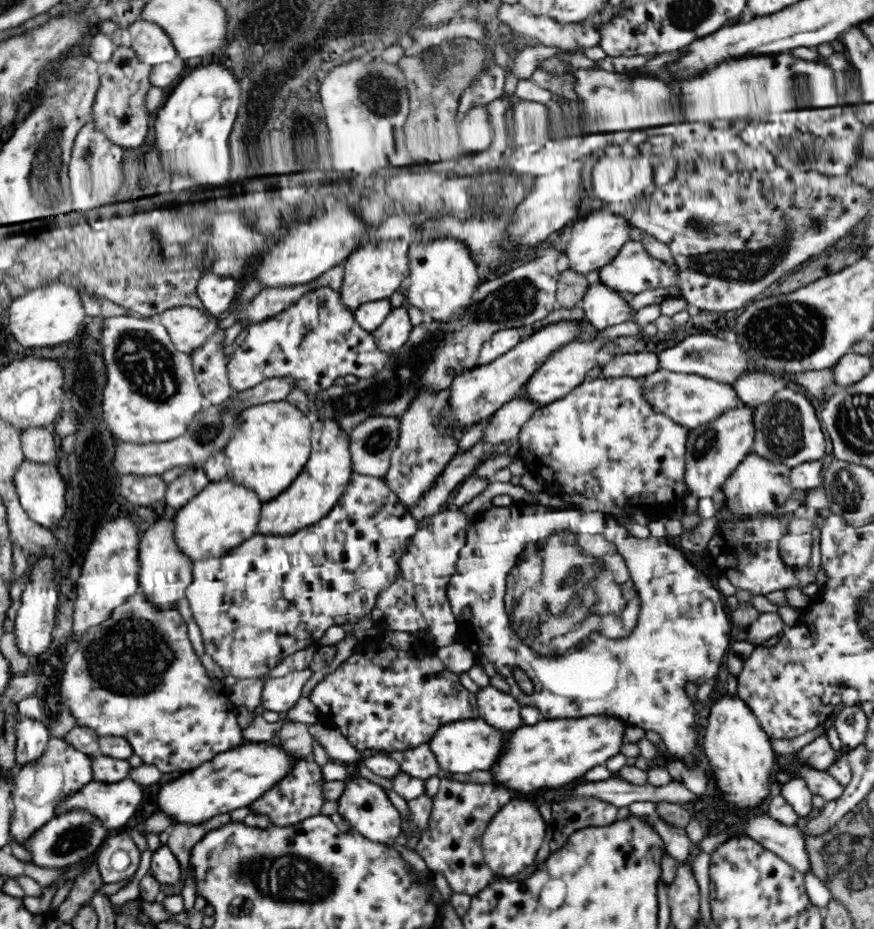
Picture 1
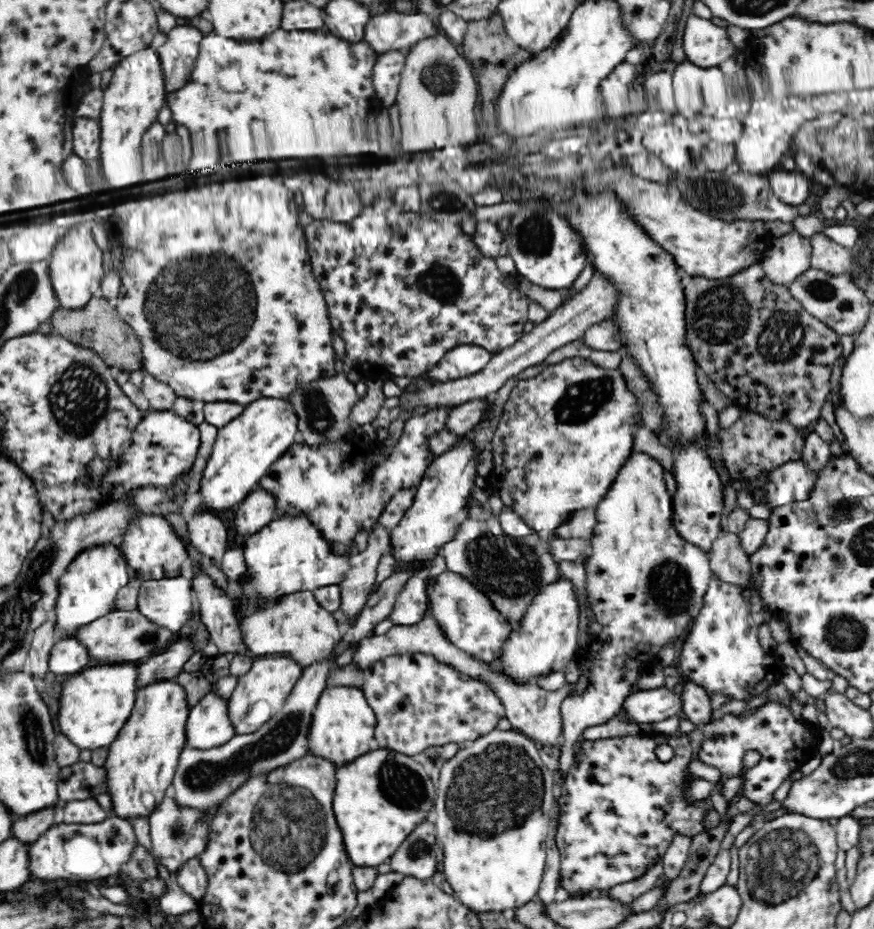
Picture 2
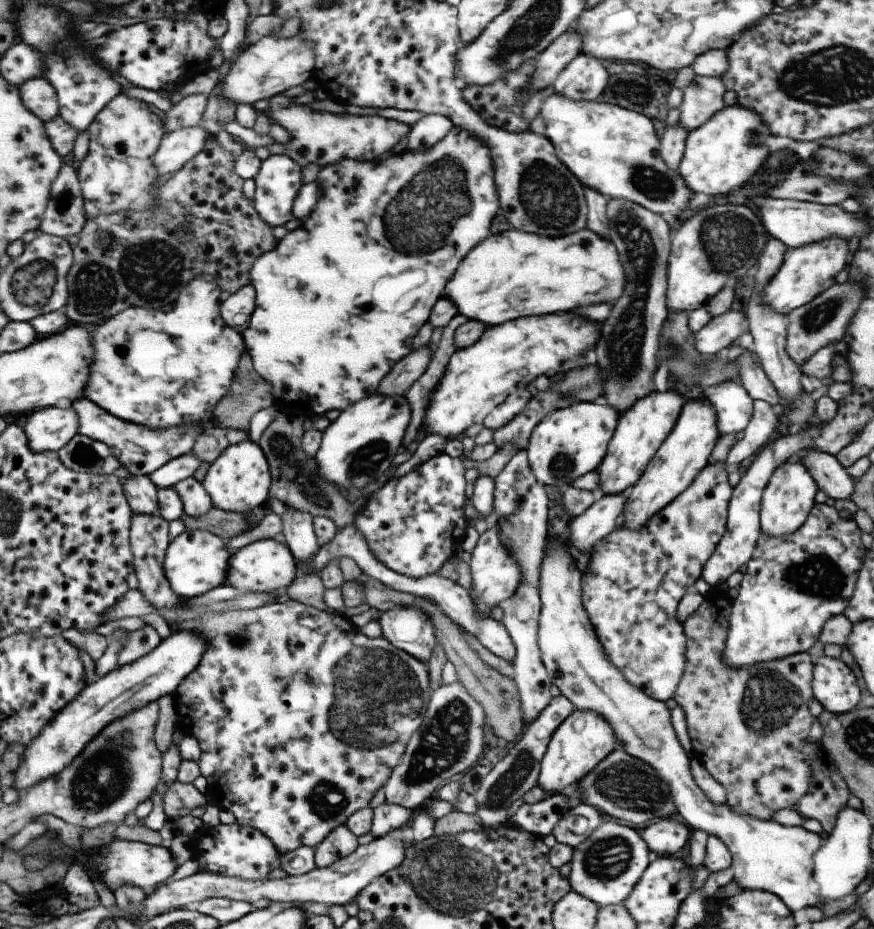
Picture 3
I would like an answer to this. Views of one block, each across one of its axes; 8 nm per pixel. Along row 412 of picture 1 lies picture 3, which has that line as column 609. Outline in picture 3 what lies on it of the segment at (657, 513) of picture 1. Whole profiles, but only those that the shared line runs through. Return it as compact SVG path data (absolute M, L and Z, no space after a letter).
M717 461L707 463L689 483L689 486L680 492L671 502L668 502L657 514L650 516L647 522L638 530L626 529L618 525L606 536L605 539L595 542L590 550L586 569L581 572L580 577L580 601L582 602L587 618L596 634L597 640L601 643L608 661L623 675L623 678L634 687L642 690L646 695L659 702L672 698L675 689L679 684L685 666L684 654L686 651L686 638L683 634L682 623L675 617L681 597L687 590L691 589L695 580L700 578L700 570L707 557L715 550L716 544L722 537L726 527L726 514L728 513L728 502L732 495L732 486L728 483L728 472L724 462Z

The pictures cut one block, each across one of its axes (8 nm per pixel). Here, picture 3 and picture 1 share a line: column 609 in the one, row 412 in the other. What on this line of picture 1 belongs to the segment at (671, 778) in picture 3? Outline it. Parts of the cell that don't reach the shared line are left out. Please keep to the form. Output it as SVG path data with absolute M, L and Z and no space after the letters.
M658 370L642 378L646 388L646 399L670 419L684 425L689 429L714 422L728 410L738 408L742 403L732 383L718 381L692 373L676 373L668 370Z

